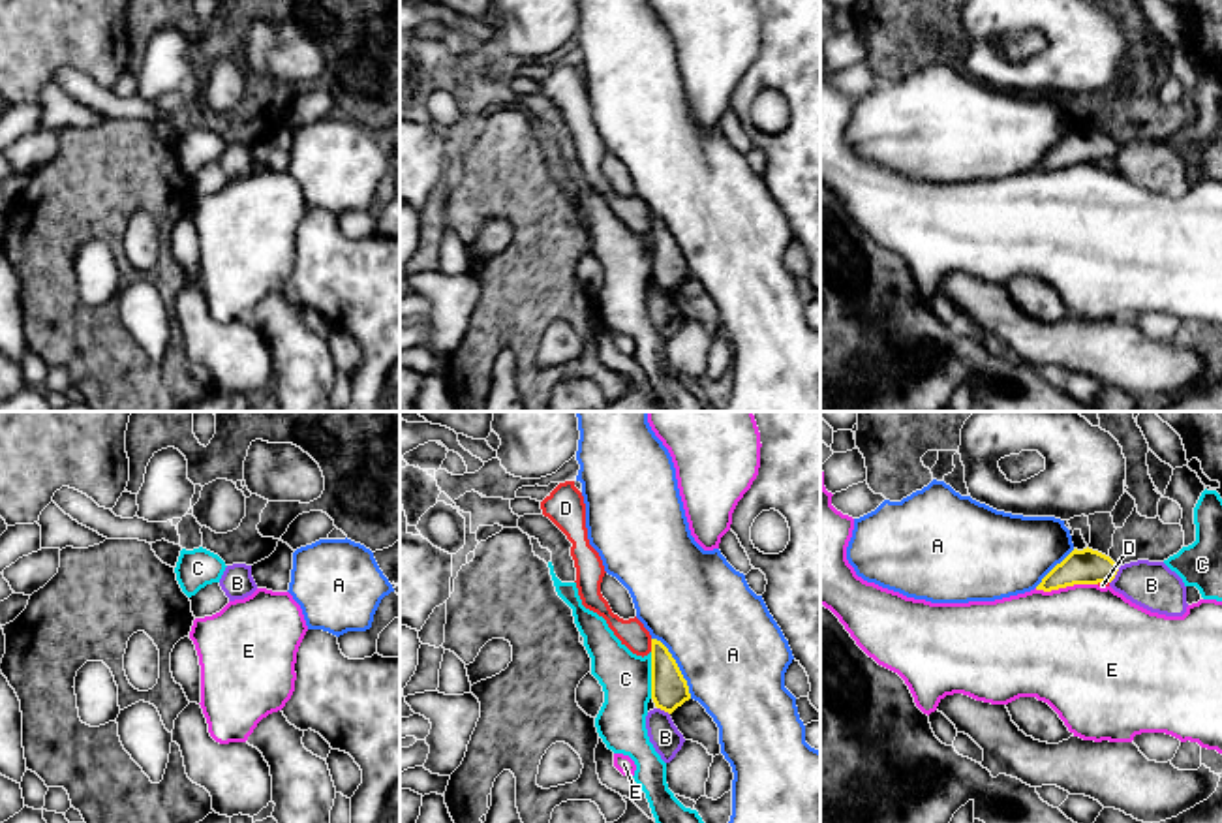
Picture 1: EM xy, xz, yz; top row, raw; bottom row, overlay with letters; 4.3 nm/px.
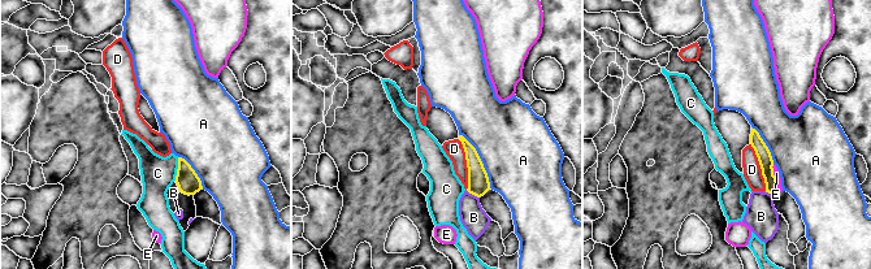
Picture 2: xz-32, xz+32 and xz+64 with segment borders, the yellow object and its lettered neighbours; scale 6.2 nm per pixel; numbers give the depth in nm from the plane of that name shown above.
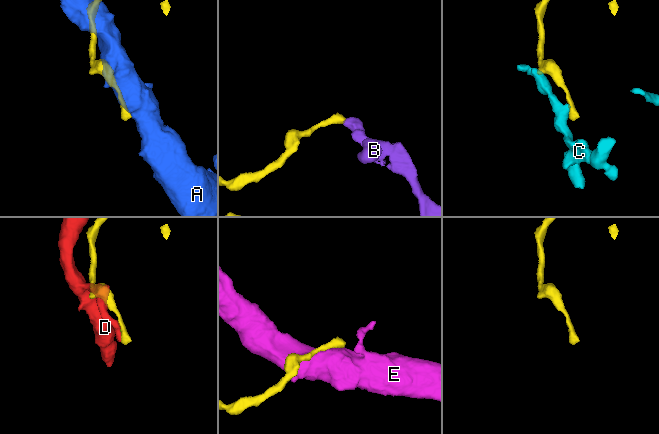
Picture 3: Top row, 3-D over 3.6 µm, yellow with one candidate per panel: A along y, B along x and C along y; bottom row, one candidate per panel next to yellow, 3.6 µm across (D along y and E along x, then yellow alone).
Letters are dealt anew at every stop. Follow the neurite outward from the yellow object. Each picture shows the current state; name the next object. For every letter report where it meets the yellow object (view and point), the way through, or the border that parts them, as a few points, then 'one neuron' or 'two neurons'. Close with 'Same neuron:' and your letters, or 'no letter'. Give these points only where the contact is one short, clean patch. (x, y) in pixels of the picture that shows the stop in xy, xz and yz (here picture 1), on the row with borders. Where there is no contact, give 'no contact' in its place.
A: contact xz (676, 666); two neurons
B: contact yz (1115, 574); border yz (1119, 568), (1110, 583); two neurons
C: contact xz (652, 675); border xz (650, 652), (652, 698); two neurons
D: contact xz (652, 645); two neurons
E: contact yz (1065, 587); two neurons
Same neuron: no letter

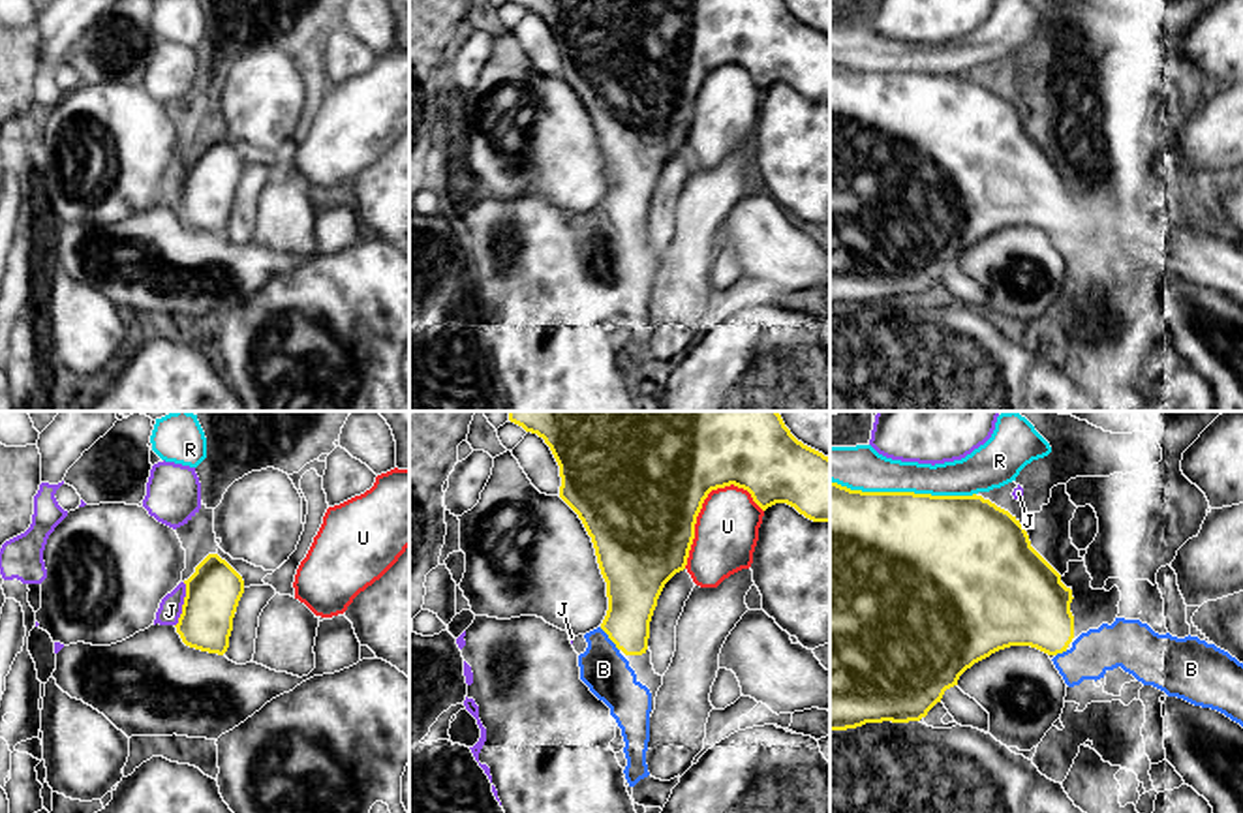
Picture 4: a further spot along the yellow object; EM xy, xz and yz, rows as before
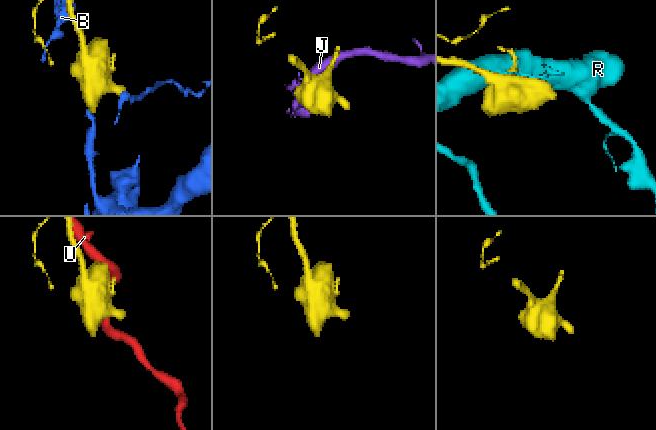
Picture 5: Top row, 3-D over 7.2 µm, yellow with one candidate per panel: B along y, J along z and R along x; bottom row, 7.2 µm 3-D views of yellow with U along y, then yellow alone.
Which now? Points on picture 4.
B: contact xz (609, 637); way xz (633, 584), (629, 614), (609, 637), (603, 644), (603, 669); one neuron
J: contact xy (183, 605); two neurons
R: contact yz (904, 492); two neurons
U: contact xz (699, 511); two neurons
Same neuron: B

